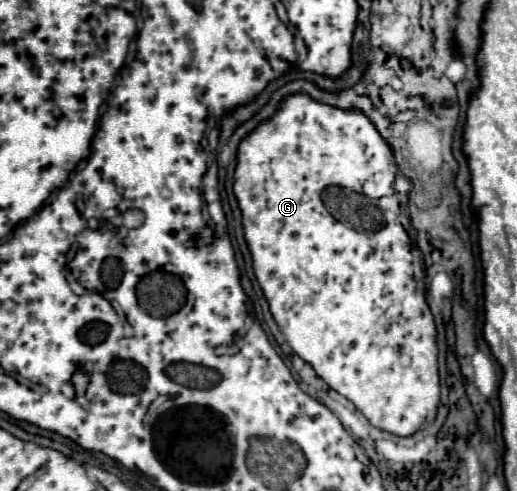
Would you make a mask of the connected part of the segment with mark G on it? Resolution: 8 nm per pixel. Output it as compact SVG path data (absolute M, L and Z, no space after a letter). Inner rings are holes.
M294 92L294 94L288 94L280 104L278 104L278 110L274 116L270 116L268 120L260 122L254 130L250 130L240 146L238 146L238 154L236 154L236 170L234 170L234 194L238 198L238 206L240 206L240 212L242 212L242 226L244 226L244 240L248 244L248 250L252 254L252 268L256 270L256 280L268 300L268 306L270 306L270 312L280 328L280 332L286 336L286 342L292 346L292 350L304 360L308 362L314 372L332 388L336 390L338 394L342 394L344 398L348 398L366 418L372 426L380 428L380 430L386 430L390 434L396 434L396 436L412 436L420 426L424 426L426 420L434 420L436 418L436 412L438 412L438 404L440 404L440 376L438 376L438 352L436 352L436 324L434 324L434 316L430 312L430 306L426 302L426 268L424 268L424 260L422 254L420 254L419 248L416 248L412 244L412 238L408 236L408 232L404 230L408 222L408 190L398 190L396 188L396 162L394 162L394 154L392 154L392 148L390 144L380 136L380 132L376 130L374 122L358 108L350 108L350 110L342 110L342 108L336 108L336 106L330 106L330 104L322 104L322 102L316 102L312 100L310 96L306 96L304 92Z

